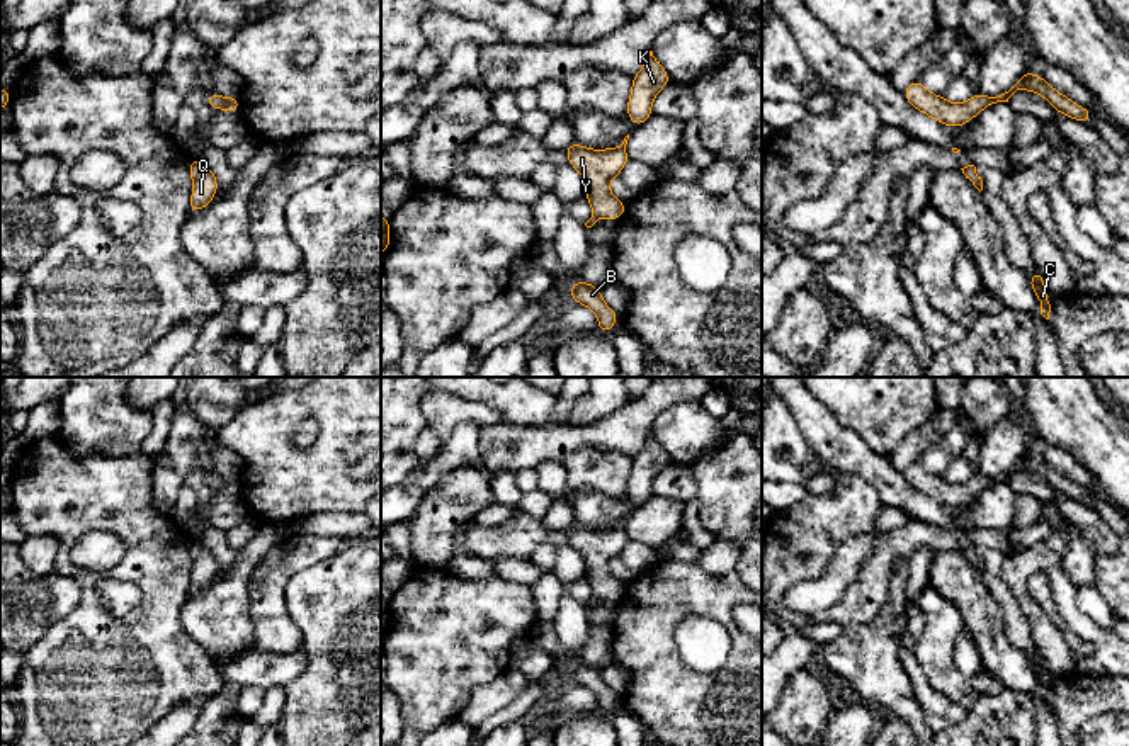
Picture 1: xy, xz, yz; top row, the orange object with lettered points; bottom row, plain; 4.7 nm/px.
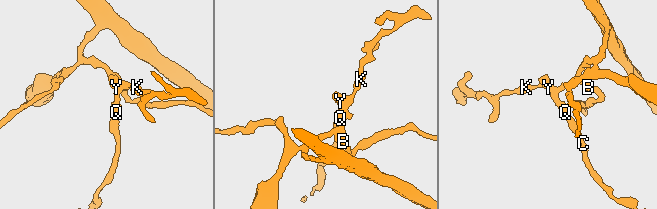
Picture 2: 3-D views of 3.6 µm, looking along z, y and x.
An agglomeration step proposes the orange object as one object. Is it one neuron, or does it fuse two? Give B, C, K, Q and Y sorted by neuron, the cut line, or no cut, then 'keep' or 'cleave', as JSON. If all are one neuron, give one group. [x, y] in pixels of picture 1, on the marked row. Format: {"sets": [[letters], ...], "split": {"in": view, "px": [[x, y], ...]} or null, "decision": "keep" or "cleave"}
{"sets": [["B", "C", "K", "Q", "Y"]], "split": null, "decision": "keep"}

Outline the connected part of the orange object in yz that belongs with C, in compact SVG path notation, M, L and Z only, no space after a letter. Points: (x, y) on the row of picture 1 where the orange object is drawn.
M1035 270L1032 275L1029 275L1029 282L1030 282L1030 287L1032 287L1035 297L1041 302L1041 314L1046 319L1049 319L1051 304L1047 301L1047 291L1046 291L1046 284L1044 284L1044 277L1042 277L1041 270Z

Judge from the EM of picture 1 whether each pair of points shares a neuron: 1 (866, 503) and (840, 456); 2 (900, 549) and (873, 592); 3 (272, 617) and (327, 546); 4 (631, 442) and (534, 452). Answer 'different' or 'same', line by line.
1: different
2: same
3: same
4: same

